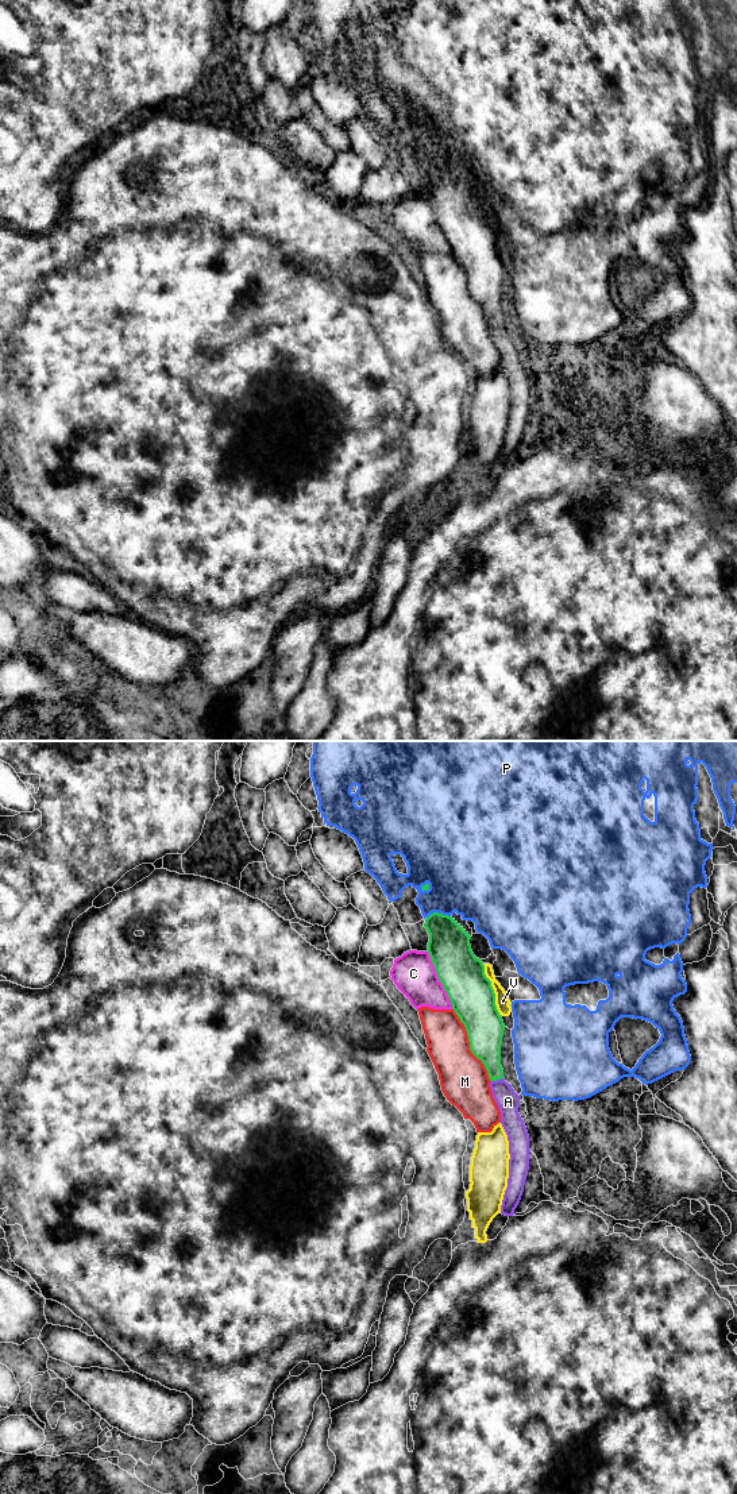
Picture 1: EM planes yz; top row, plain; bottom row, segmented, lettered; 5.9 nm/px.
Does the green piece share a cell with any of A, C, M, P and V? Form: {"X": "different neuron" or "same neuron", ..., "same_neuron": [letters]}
{"A": "same neuron", "C": "different neuron", "M": "different neuron", "P": "different neuron", "V": "different neuron", "same_neuron": ["A"]}

